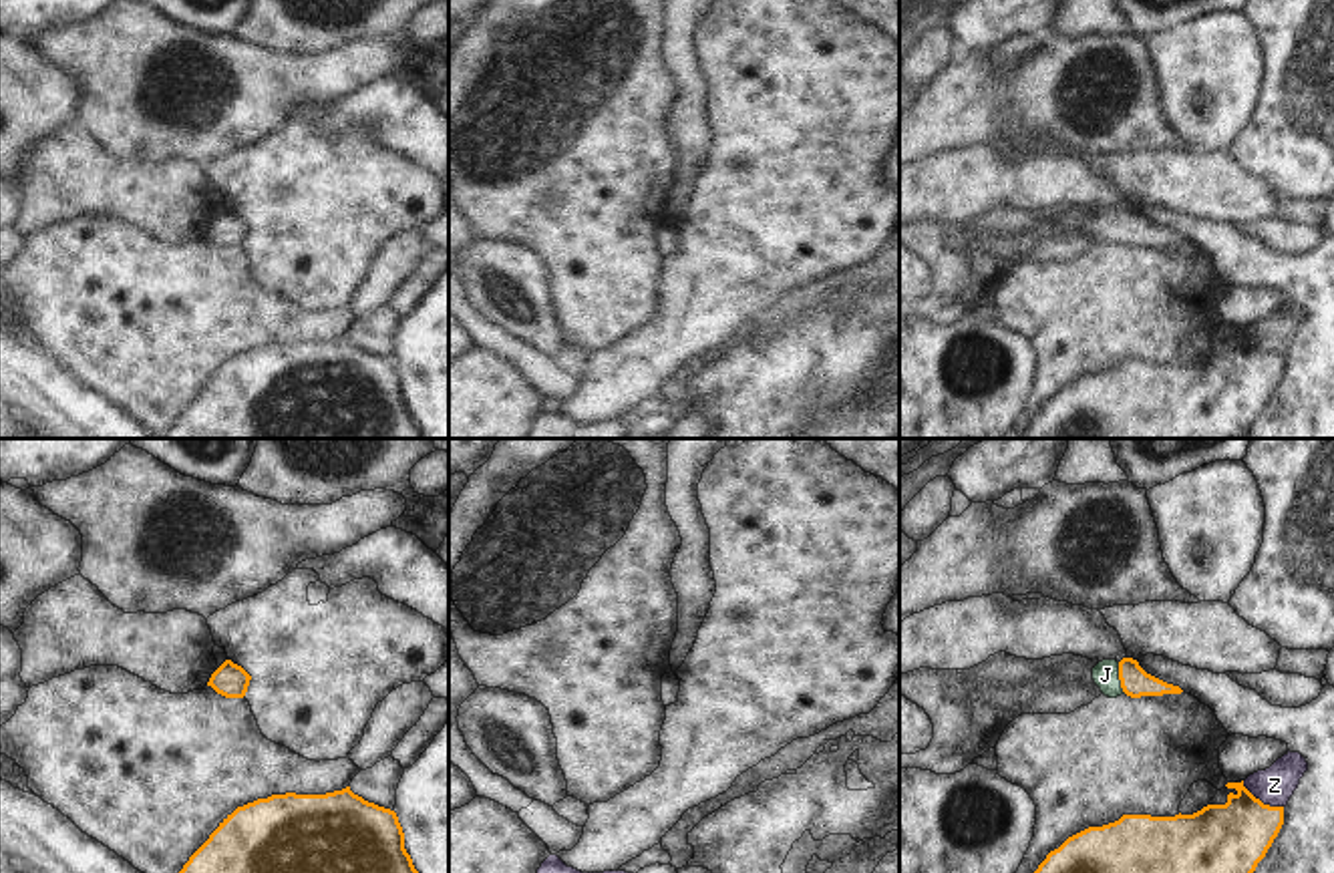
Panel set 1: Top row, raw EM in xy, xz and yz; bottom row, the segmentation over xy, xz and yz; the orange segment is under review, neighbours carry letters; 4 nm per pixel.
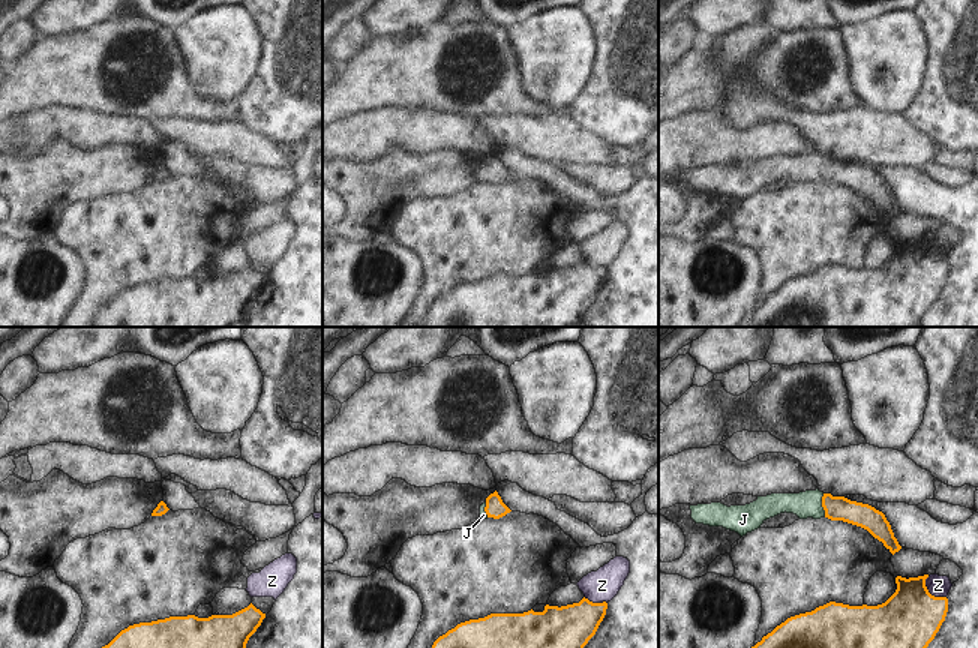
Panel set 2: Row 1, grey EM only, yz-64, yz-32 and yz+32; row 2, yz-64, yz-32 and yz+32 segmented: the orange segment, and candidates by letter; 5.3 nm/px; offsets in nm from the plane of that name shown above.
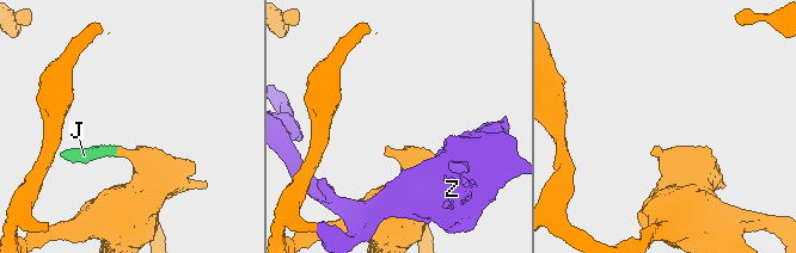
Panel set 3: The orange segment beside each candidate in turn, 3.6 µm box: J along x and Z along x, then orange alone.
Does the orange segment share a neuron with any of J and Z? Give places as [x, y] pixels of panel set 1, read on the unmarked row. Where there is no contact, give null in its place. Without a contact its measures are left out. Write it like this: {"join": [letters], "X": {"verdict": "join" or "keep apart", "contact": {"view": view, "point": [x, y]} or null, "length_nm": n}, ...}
{"join": ["J"], "J": {"verdict": "join", "contact": {"view": "yz", "point": [1119, 228]}, "length_nm": 130}, "Z": {"verdict": "keep apart", "contact": {"view": "yz", "point": [1260, 351]}, "length_nm": 200}}

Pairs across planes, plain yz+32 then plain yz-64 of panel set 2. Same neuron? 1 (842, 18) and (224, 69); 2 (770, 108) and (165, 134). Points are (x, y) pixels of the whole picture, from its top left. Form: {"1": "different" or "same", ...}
{"1": "different", "2": "same"}

